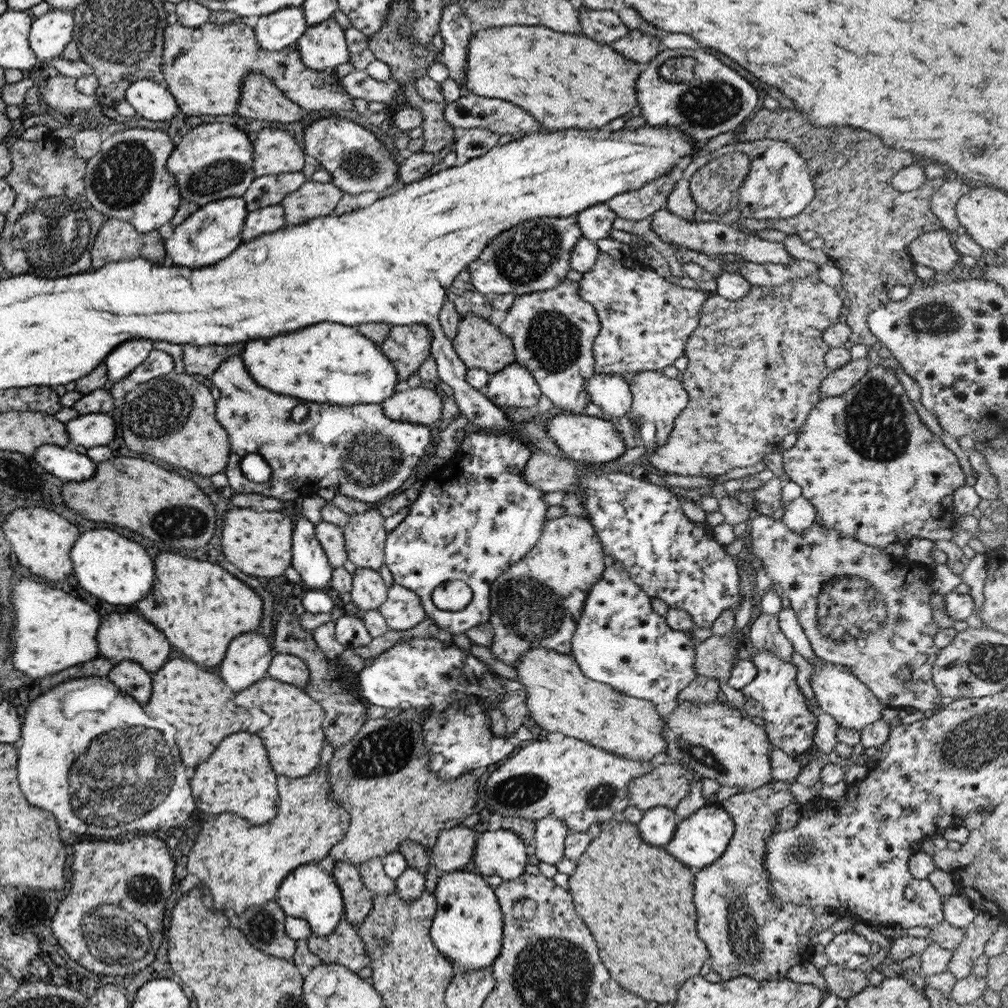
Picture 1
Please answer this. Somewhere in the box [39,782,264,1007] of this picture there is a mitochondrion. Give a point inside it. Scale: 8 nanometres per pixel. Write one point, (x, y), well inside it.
(116, 937)

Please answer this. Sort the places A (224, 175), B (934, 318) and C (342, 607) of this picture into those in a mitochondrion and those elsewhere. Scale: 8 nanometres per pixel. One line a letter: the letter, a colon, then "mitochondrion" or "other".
A: mitochondrion
B: mitochondrion
C: other

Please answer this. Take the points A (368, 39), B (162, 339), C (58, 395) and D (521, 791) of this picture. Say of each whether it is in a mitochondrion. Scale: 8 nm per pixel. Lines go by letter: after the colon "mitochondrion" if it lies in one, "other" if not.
A: other
B: other
C: other
D: mitochondrion

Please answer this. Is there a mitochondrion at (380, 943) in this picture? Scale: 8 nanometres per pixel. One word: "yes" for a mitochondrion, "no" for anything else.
yes

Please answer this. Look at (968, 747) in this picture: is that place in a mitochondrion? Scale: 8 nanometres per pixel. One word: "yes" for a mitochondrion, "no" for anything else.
yes

